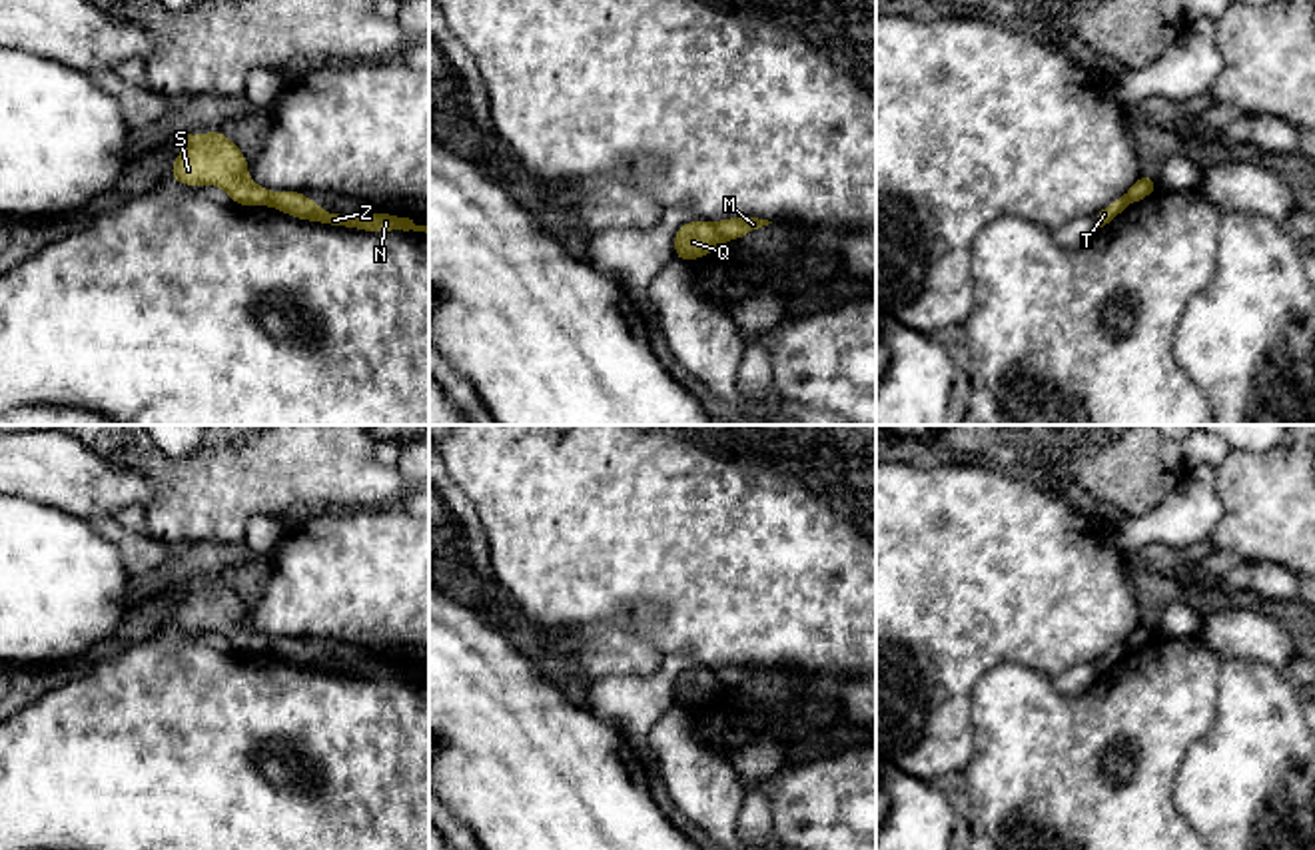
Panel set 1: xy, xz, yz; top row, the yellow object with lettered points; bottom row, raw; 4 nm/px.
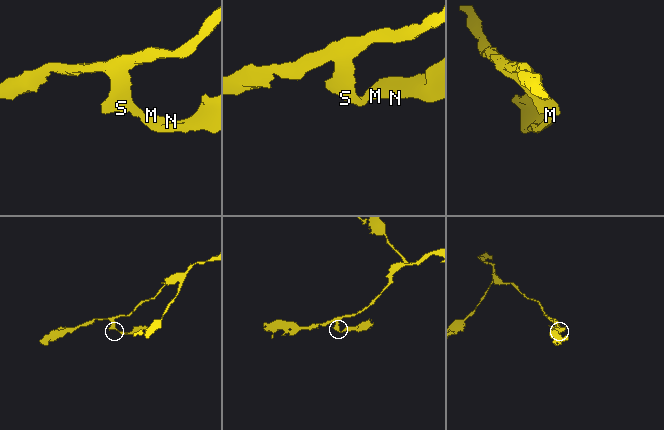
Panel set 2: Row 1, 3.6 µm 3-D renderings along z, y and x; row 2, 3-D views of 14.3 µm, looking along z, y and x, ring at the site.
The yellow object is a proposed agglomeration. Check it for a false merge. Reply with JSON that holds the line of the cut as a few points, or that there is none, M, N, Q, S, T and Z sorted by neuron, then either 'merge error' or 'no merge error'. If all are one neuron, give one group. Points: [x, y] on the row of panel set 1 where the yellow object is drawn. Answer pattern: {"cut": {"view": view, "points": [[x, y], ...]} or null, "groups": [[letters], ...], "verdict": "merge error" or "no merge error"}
{"cut": {"view": "xz", "points": [[713, 226], [725, 240]]}, "groups": [["M", "N", "T", "Z"], ["Q", "S"]], "verdict": "merge error"}

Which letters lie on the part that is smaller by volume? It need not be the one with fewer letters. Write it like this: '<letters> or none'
M, N, T, Z

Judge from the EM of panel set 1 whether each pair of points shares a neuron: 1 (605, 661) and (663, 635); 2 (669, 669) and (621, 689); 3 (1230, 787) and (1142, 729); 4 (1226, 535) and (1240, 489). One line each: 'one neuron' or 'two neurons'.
1: two neurons
2: one neuron
3: two neurons
4: one neuron

